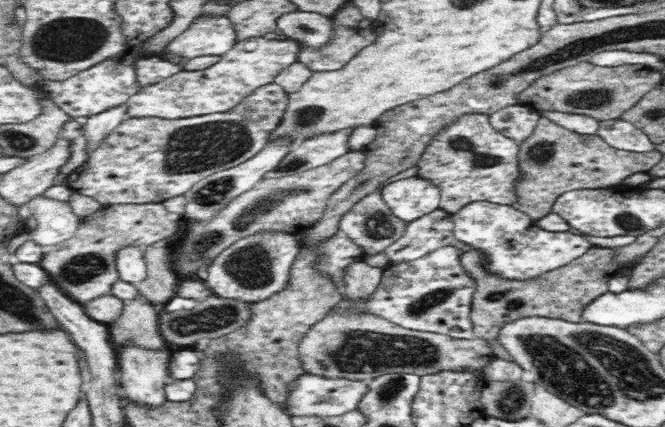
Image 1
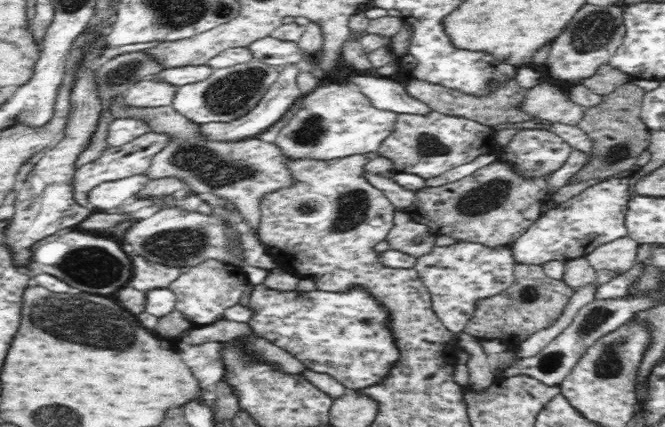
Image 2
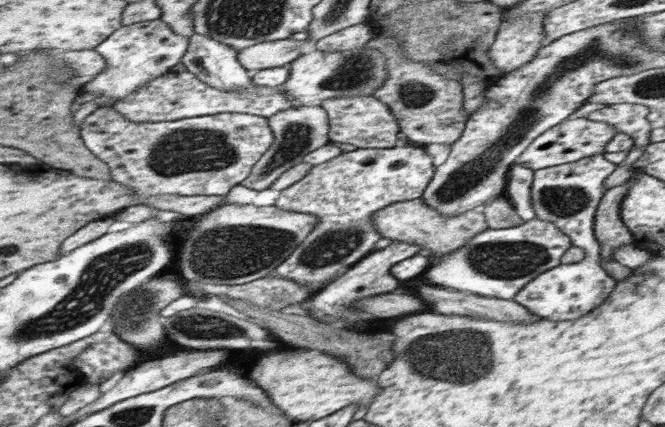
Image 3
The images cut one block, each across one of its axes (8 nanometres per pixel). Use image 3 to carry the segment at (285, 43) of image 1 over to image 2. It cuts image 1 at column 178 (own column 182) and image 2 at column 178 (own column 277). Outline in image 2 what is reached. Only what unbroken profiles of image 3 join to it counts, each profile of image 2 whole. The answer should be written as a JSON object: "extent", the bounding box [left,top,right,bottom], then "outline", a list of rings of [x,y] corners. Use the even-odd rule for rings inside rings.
{"extent":[170,58,279,125],"outline":[[[254,58],[244,64],[212,69],[206,80],[177,87],[170,105],[178,115],[185,116],[198,125],[208,121],[231,121],[254,108],[268,88],[278,80],[278,76],[279,71],[274,65]]]}

